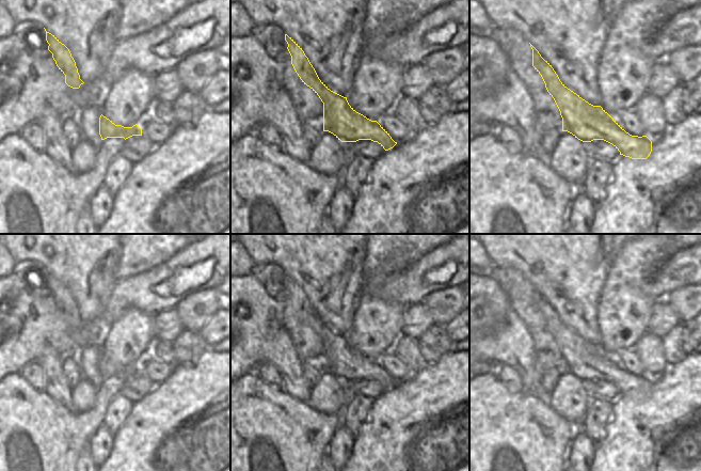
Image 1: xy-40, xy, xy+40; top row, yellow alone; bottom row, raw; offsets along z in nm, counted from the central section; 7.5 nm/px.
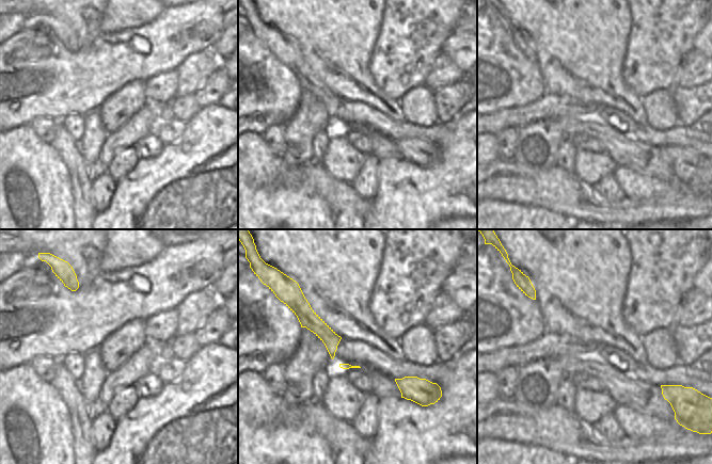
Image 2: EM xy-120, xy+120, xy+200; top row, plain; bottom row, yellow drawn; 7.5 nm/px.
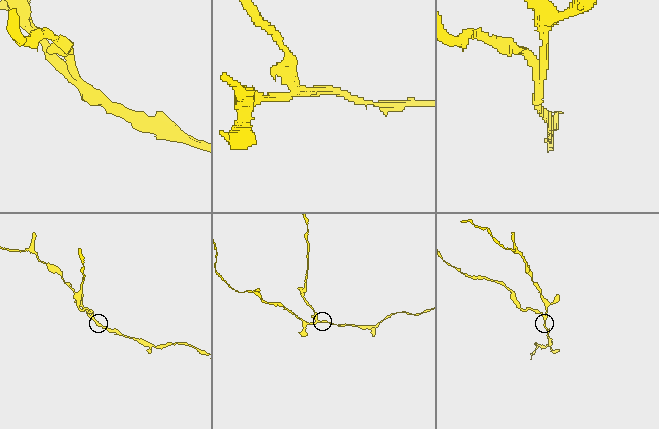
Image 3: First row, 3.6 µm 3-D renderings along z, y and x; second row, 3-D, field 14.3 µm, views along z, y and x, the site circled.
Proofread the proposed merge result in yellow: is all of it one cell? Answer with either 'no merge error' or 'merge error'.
merge error

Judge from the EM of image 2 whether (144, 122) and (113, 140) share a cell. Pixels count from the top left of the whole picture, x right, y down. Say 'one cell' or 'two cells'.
one cell

